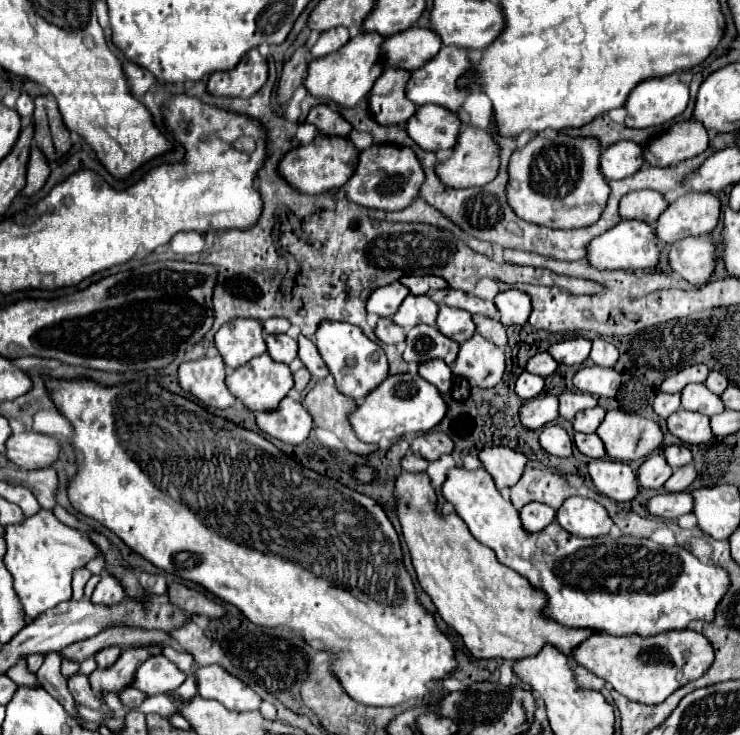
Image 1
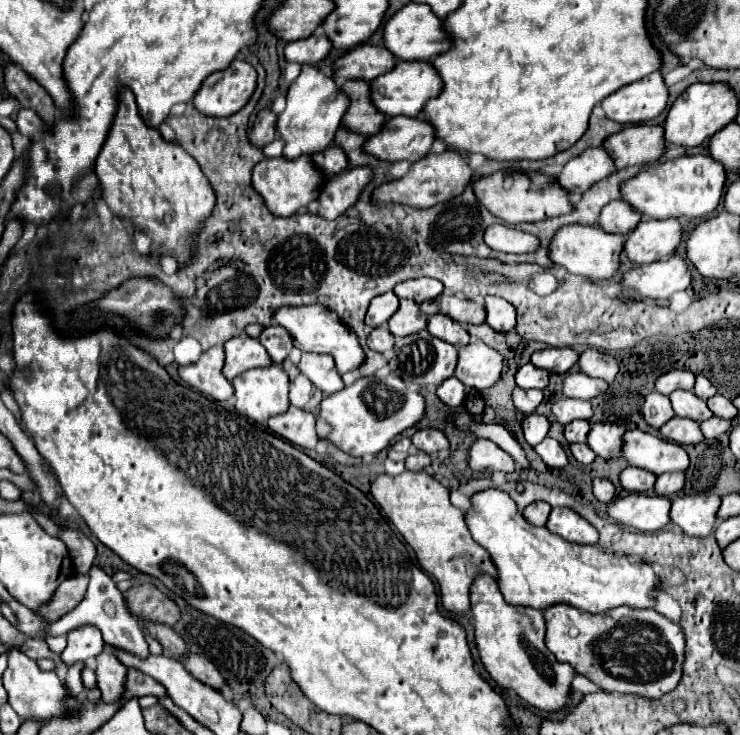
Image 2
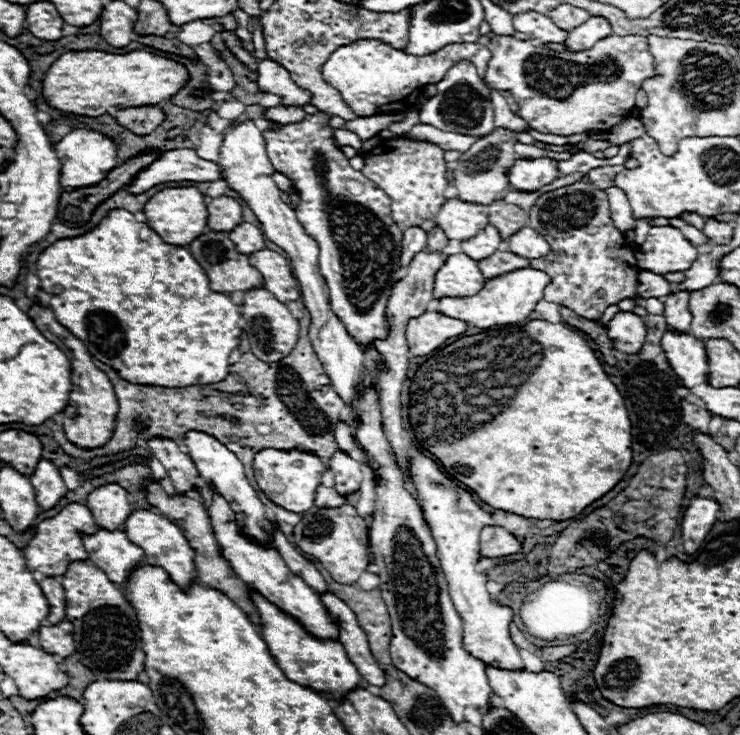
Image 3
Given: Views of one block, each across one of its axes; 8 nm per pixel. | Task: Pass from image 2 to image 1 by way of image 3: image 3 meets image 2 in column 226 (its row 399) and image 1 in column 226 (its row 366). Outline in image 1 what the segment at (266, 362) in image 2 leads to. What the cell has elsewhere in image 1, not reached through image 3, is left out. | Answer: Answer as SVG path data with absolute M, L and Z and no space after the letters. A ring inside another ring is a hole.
M238 318L224 324L216 332L214 342L228 370L236 370L266 352L262 324L252 318Z

